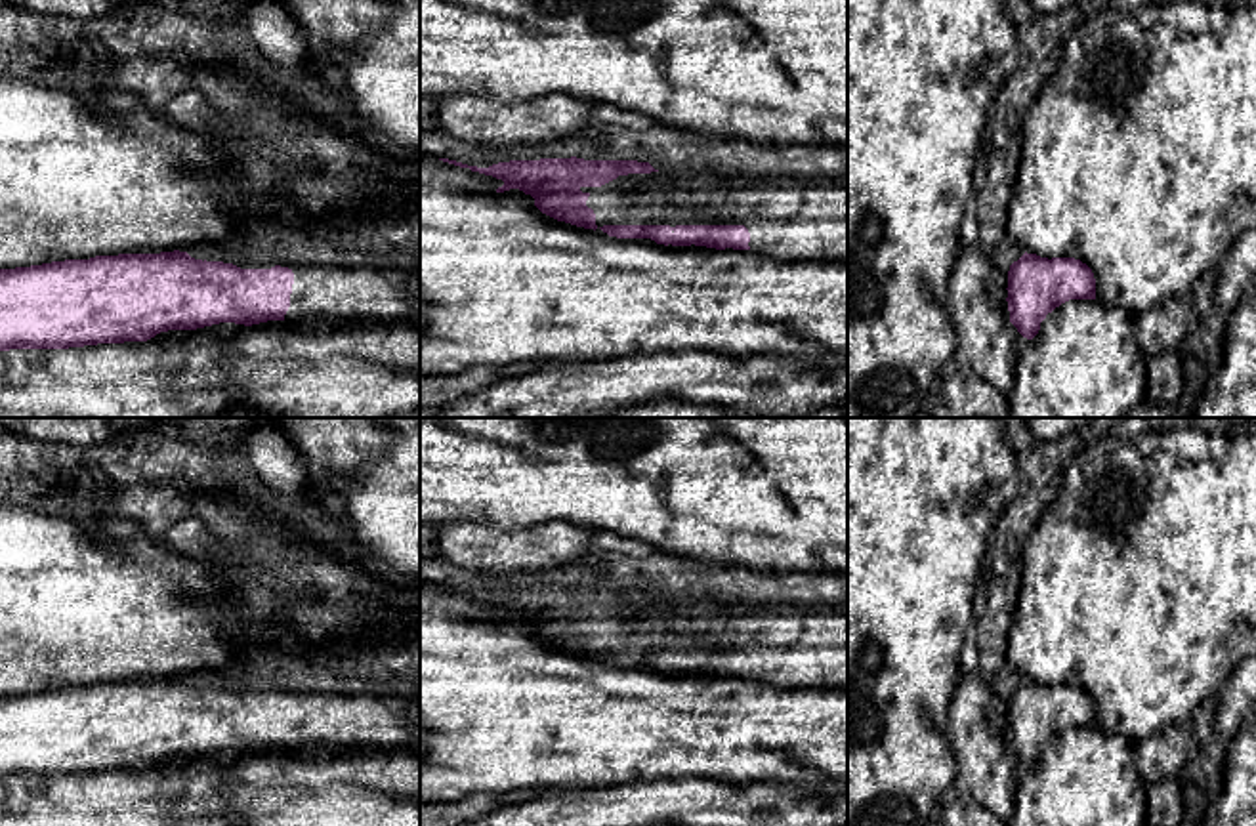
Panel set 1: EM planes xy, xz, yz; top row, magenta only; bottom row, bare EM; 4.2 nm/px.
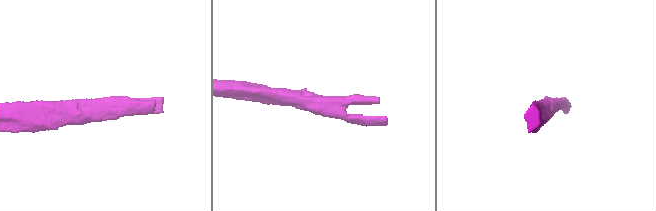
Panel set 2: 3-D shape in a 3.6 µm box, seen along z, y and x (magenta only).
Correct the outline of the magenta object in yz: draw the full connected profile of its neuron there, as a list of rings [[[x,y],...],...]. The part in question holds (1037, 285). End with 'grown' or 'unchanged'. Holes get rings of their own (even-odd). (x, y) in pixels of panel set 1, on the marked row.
[[[1023,254],[1008,271],[1008,311],[1017,332],[1033,340],[1040,322],[1069,299],[1096,299],[1092,269],[1075,258]]]; unchanged

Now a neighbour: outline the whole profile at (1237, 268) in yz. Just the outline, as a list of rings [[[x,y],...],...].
[[[1256,227],[1246,229],[1218,263],[1214,301],[1229,315],[1256,277]]]

